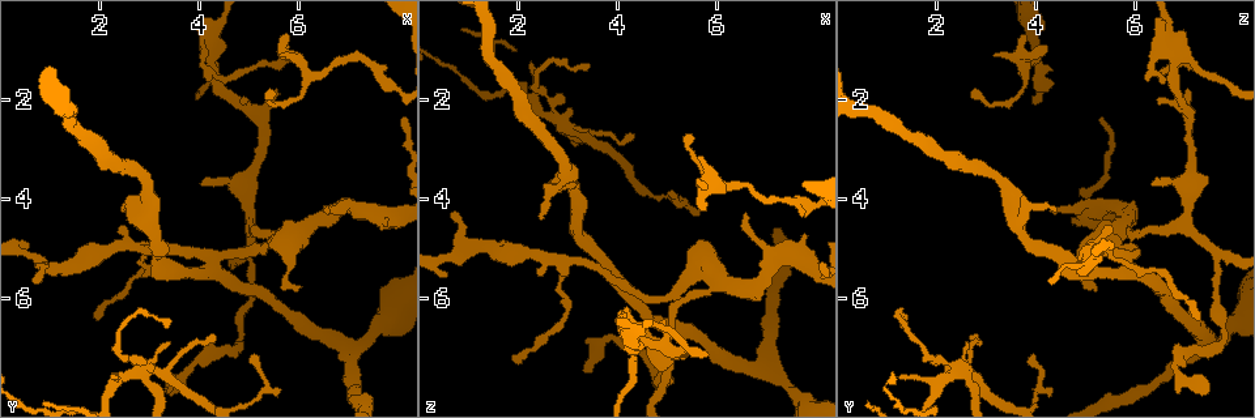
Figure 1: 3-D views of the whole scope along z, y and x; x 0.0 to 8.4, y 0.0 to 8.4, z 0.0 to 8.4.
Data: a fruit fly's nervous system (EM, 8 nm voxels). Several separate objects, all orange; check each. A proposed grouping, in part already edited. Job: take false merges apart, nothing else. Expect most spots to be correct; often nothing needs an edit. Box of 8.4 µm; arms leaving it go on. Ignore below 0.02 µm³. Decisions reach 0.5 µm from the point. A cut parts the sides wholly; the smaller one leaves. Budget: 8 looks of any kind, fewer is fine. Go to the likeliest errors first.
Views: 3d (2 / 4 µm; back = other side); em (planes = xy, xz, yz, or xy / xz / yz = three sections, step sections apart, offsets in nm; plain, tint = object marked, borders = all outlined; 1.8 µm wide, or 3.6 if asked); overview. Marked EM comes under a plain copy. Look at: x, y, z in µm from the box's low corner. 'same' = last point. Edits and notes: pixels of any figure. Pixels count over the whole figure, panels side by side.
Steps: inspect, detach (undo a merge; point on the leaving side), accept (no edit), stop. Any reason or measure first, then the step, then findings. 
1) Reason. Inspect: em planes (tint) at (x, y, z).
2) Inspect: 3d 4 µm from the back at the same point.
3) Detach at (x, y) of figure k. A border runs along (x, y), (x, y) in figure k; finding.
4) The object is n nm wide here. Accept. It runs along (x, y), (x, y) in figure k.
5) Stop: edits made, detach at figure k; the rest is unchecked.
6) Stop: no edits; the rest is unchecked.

Sharp bend. Inspect: 3d 2 µm at (4.20, 1.10, 6.90).

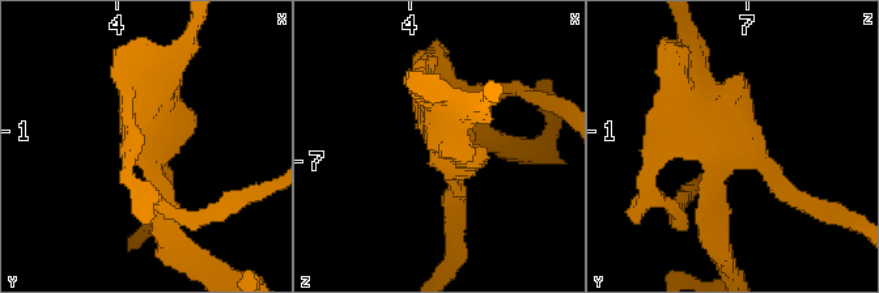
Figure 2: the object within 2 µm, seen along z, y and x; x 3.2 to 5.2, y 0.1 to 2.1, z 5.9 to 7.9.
Inspect: em planes (tint) at (4.26, 1.02, 6.94).

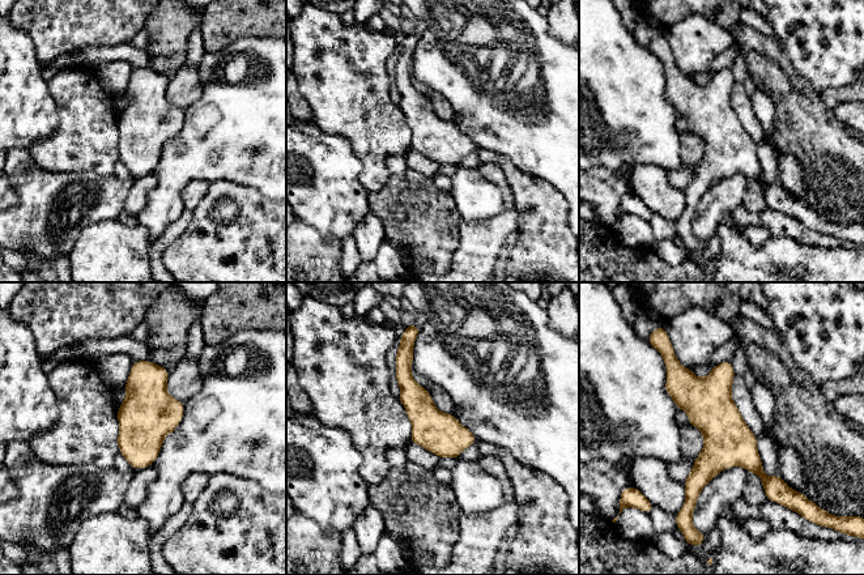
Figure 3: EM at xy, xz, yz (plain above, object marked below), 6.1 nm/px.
The object is 260 nm wide here. Accept. One cell here.

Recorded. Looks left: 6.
Looks like a crossing. Inspect: em planes (tint) at (4.30, 5.45, 5.90).

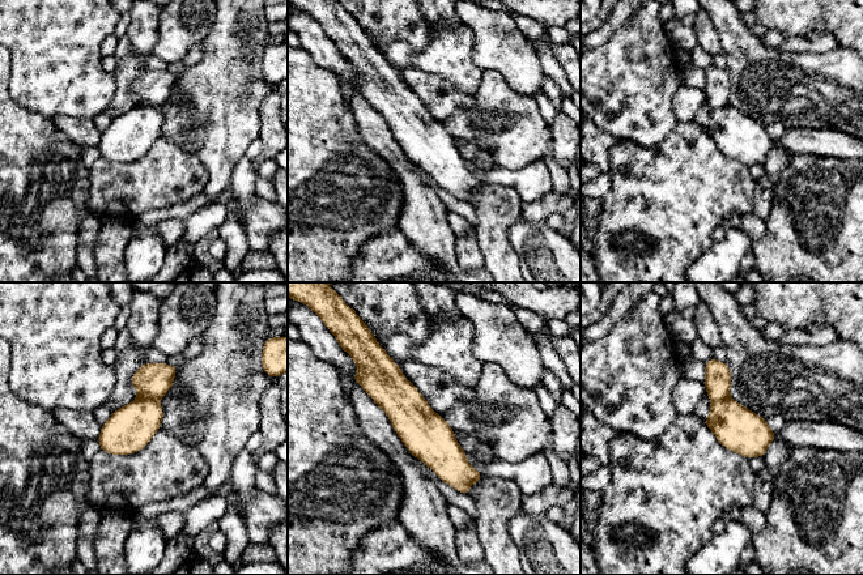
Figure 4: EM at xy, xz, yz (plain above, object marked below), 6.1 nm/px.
Accept. It runs along (368, 388), (438, 448), (466, 490) in figure 4; all the same cell.

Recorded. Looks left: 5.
Two arms at a narrow angle. Inspect: em planes (tint) at (2.95, 7.35, 2.50).

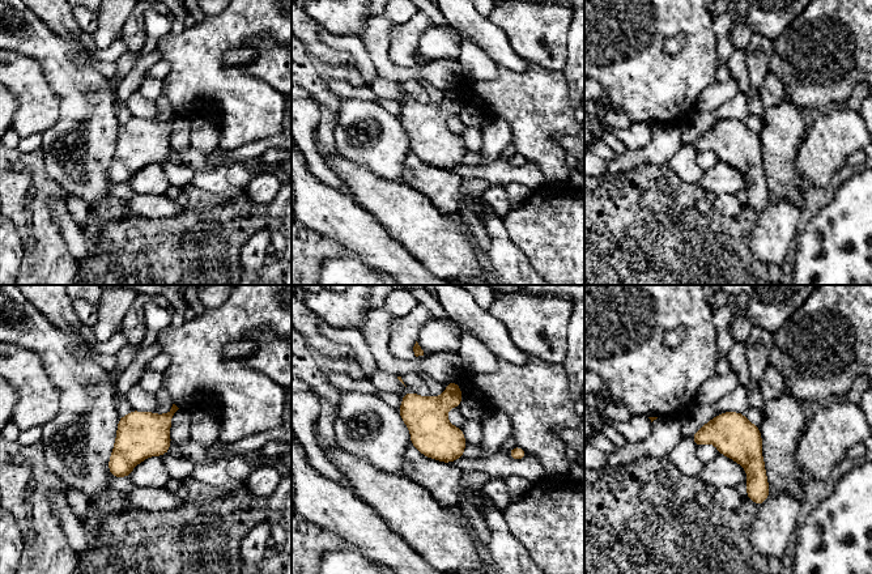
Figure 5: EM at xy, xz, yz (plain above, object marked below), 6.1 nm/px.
Accept. One cell here.

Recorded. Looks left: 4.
Sudden change in width. Inspect: em 3.6 µm yz step 16 (tint) at (1.05, 5.40, 4.95).

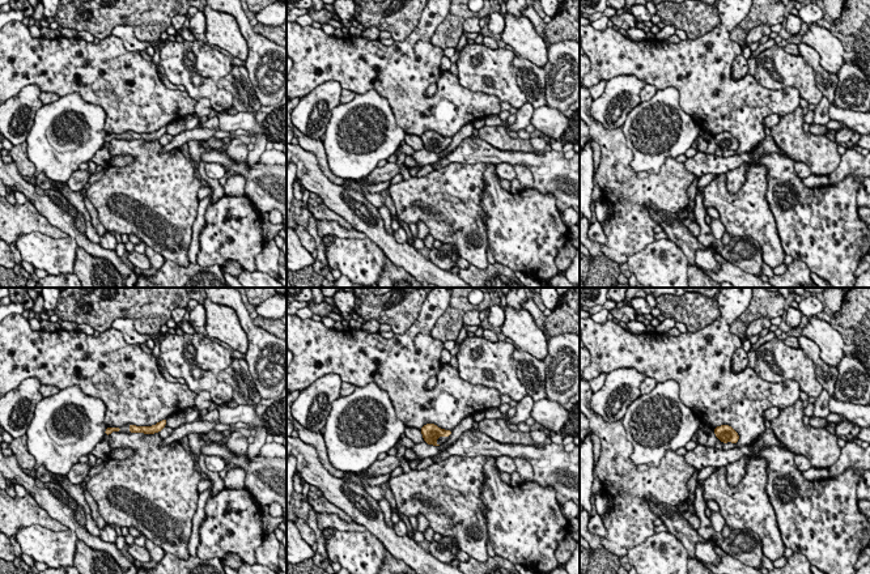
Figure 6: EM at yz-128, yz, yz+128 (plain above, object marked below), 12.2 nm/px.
Another direction. Inspect: em 3.6 µm planes (tint) at the same point.

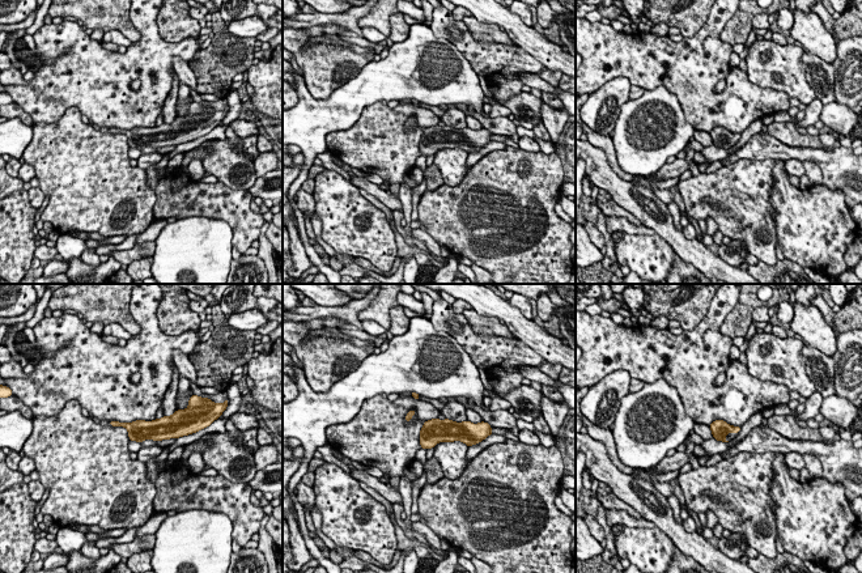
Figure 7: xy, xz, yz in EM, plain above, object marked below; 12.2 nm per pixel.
Accept. Continuous, no second cell.

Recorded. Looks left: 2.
Stop: no edits; the rest is unchecked.

